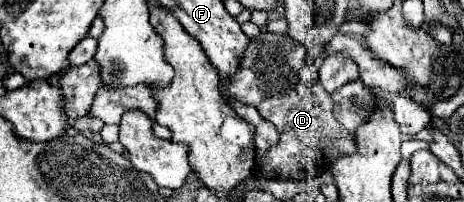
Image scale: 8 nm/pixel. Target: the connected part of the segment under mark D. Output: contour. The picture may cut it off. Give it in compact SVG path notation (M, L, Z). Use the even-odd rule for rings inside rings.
M260 33L256 39L252 39L244 53L244 59L240 61L238 73L228 85L228 95L236 97L242 103L254 105L260 115L264 115L264 119L278 127L280 141L264 155L264 175L268 179L306 180L308 174L304 170L304 157L320 161L324 167L328 167L338 155L356 151L354 135L348 133L346 127L342 127L332 115L332 99L324 91L324 87L320 87L318 67L306 63L306 49L296 45L288 35Z

